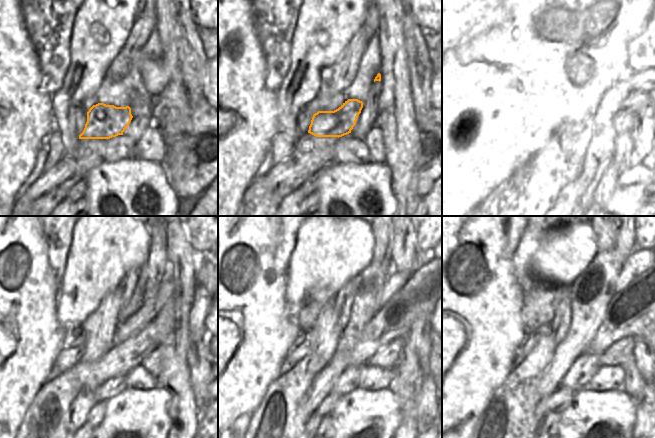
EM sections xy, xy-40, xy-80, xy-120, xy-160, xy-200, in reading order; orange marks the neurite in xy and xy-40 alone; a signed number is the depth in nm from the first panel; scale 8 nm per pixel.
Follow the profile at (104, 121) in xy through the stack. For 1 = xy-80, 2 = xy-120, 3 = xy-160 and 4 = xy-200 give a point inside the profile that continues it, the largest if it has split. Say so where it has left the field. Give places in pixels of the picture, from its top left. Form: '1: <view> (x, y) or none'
1: xy-80 (572, 109)
2: xy-120 (158, 291)
3: xy-160 (395, 281)
4: xy-200 (640, 260)

